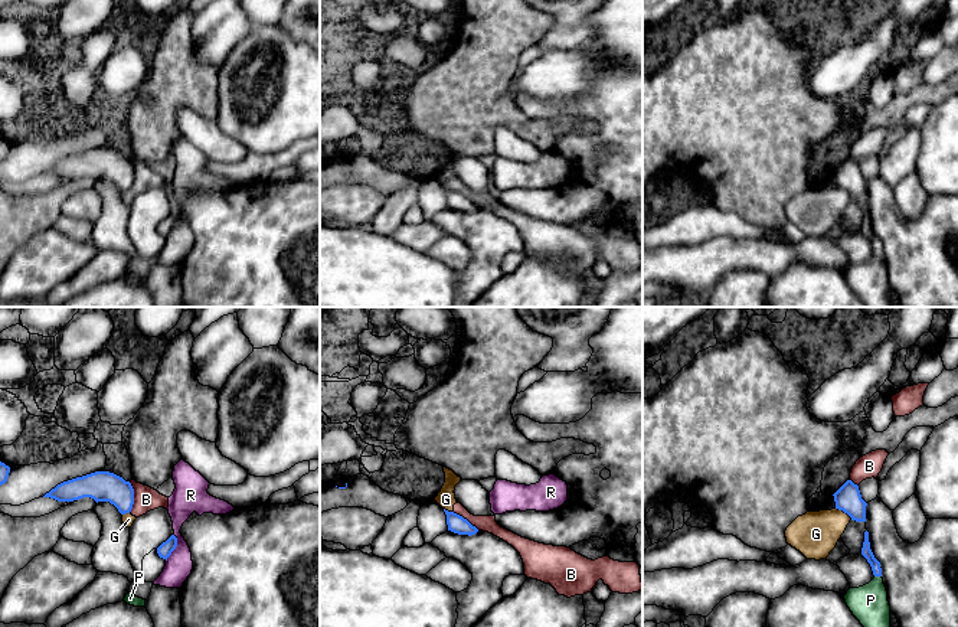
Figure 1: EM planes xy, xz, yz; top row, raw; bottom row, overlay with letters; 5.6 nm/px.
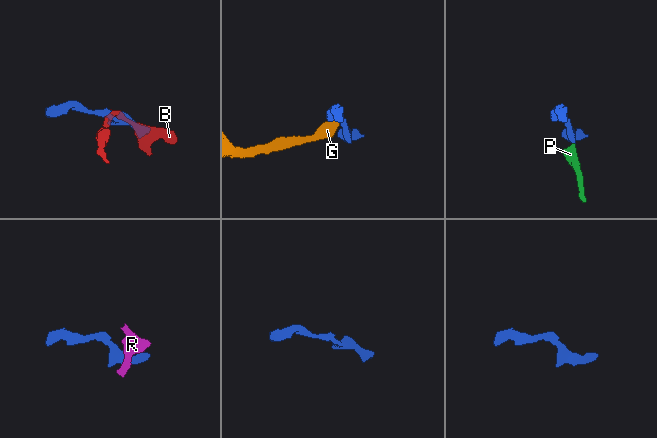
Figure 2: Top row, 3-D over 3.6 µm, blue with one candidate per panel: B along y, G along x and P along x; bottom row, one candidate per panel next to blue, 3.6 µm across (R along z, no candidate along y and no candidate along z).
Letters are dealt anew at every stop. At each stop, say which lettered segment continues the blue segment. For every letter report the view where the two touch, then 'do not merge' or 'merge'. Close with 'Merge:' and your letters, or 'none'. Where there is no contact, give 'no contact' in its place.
B: xy | do not merge
G: yz | do not merge
P: yz | merge
R: xy | do not merge
Merge: P

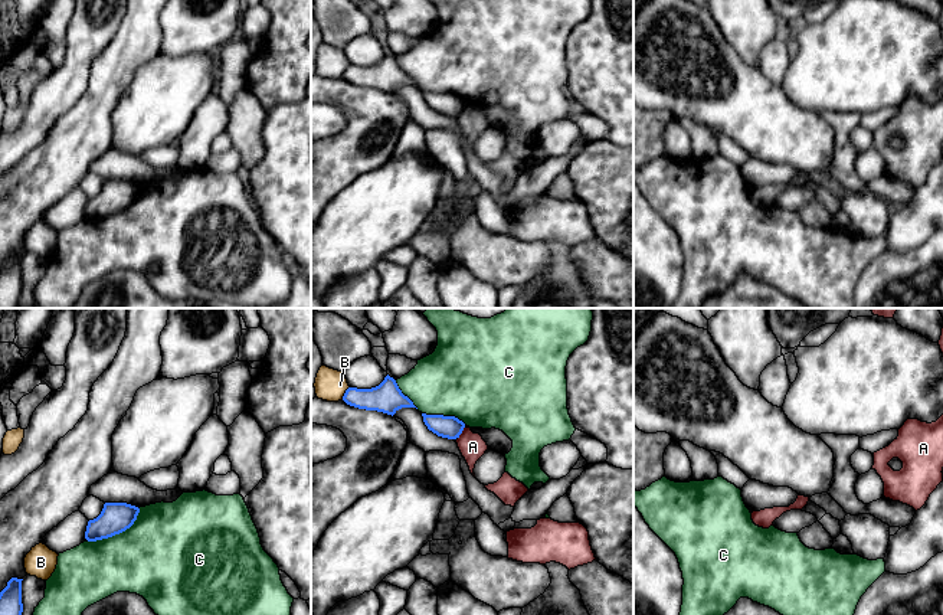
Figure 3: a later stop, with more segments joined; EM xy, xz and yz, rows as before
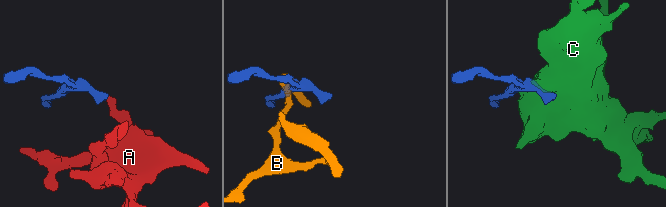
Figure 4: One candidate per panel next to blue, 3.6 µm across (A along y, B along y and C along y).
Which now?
A: xz | do not merge
B: xz | do not merge
C: xy | do not merge
Merge: none

